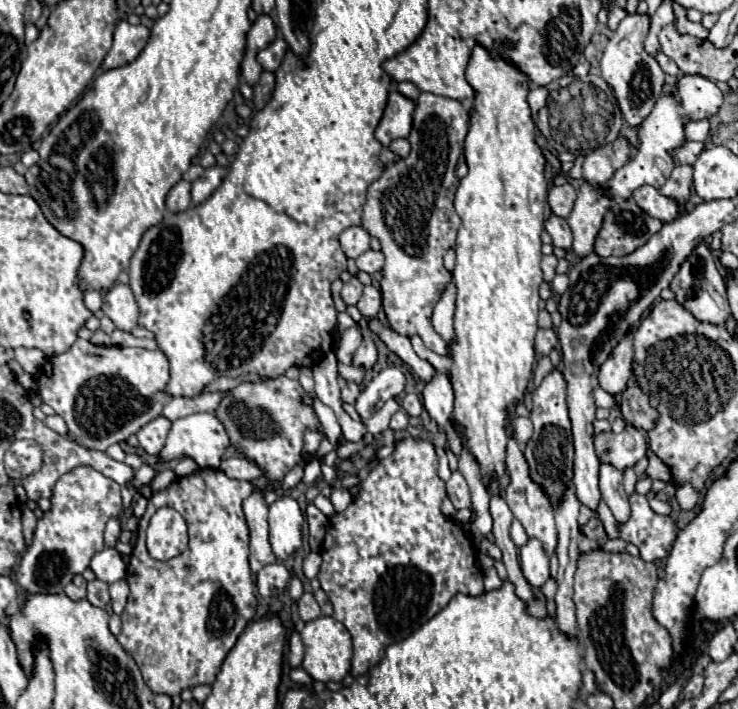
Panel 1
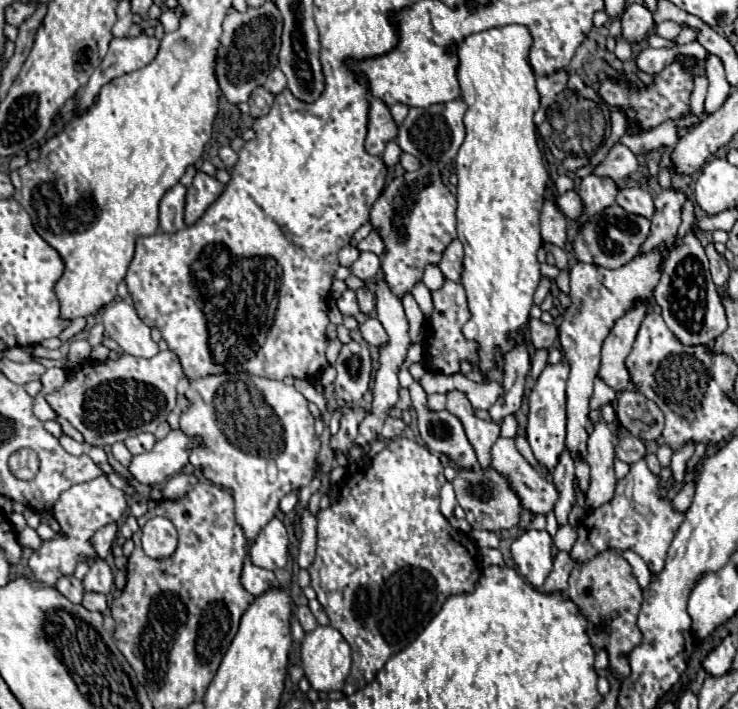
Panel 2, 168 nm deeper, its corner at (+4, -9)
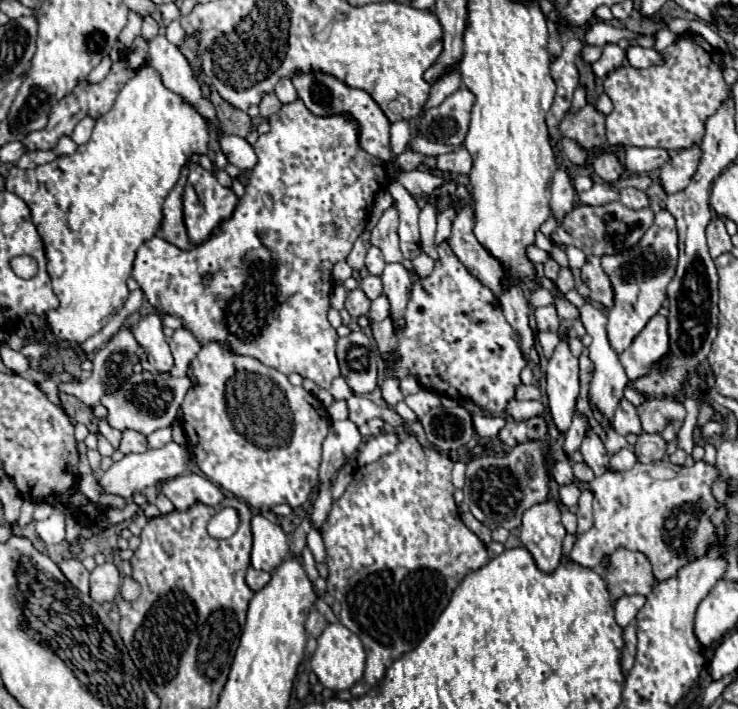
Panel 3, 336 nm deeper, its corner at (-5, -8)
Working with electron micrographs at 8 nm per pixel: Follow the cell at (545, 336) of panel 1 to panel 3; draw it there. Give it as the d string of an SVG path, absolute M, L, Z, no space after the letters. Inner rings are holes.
M546 305L546 307L538 307L536 309L536 323L540 331L554 331L558 333L560 327L560 317L556 313L554 305Z

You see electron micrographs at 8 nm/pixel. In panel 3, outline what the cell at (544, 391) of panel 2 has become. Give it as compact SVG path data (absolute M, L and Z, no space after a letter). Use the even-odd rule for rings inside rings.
M562 335L546 367L546 395L560 433L566 433L572 423L578 389L578 357L570 353L568 337Z

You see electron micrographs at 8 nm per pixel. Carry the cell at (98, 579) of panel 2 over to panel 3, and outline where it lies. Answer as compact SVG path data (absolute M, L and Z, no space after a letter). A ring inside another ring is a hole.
M114 563L98 565L90 575L90 597L96 603L114 601L118 589L120 589L120 583L122 583L122 577Z

